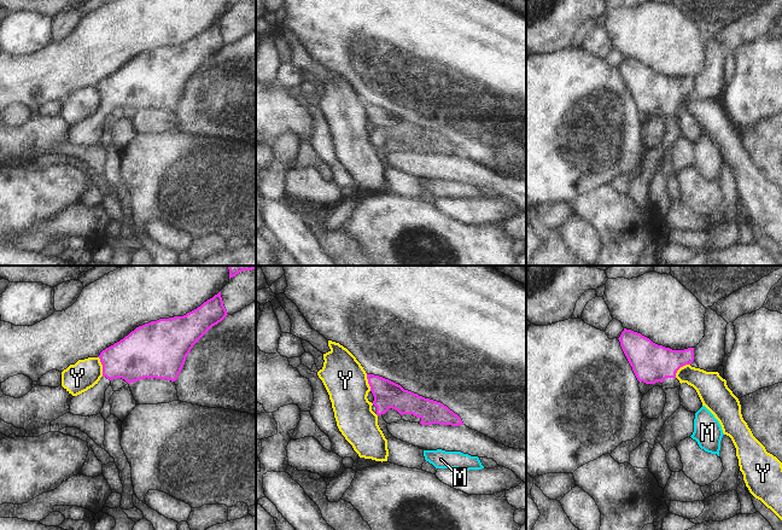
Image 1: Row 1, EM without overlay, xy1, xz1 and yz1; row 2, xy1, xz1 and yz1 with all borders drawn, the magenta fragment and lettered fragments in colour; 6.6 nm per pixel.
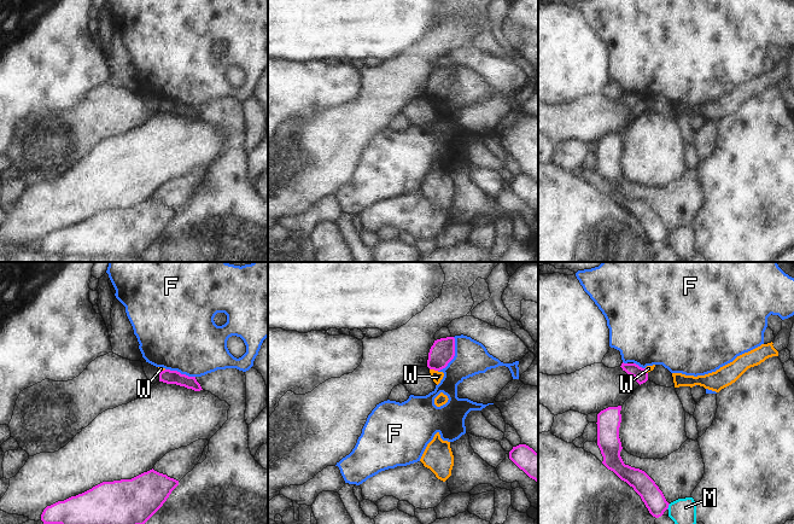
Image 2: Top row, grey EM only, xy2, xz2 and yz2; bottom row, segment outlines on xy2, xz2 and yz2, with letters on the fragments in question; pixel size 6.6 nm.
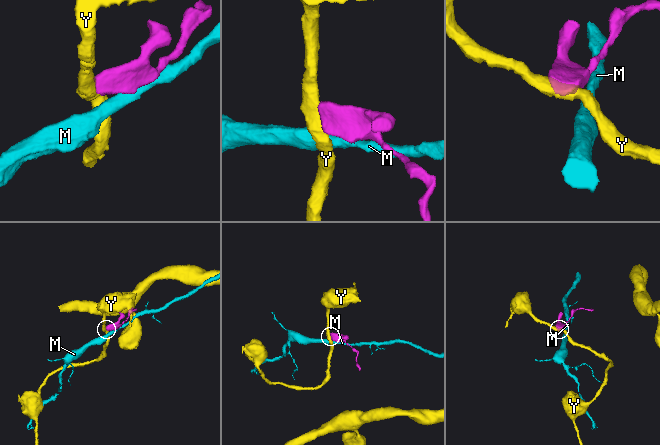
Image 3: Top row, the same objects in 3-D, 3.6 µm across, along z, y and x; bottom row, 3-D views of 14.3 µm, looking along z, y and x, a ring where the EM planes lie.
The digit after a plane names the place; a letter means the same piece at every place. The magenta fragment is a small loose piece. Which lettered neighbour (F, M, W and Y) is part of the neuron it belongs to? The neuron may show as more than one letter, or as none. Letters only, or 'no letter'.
no letter

